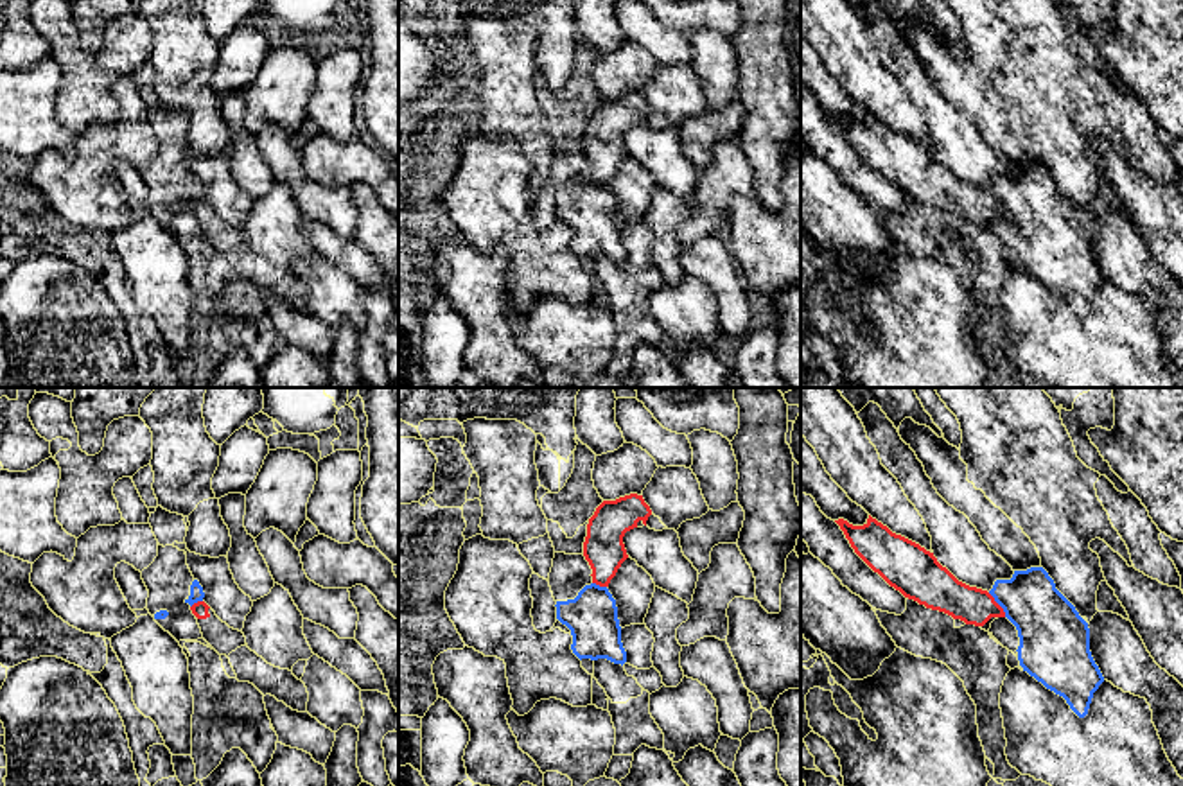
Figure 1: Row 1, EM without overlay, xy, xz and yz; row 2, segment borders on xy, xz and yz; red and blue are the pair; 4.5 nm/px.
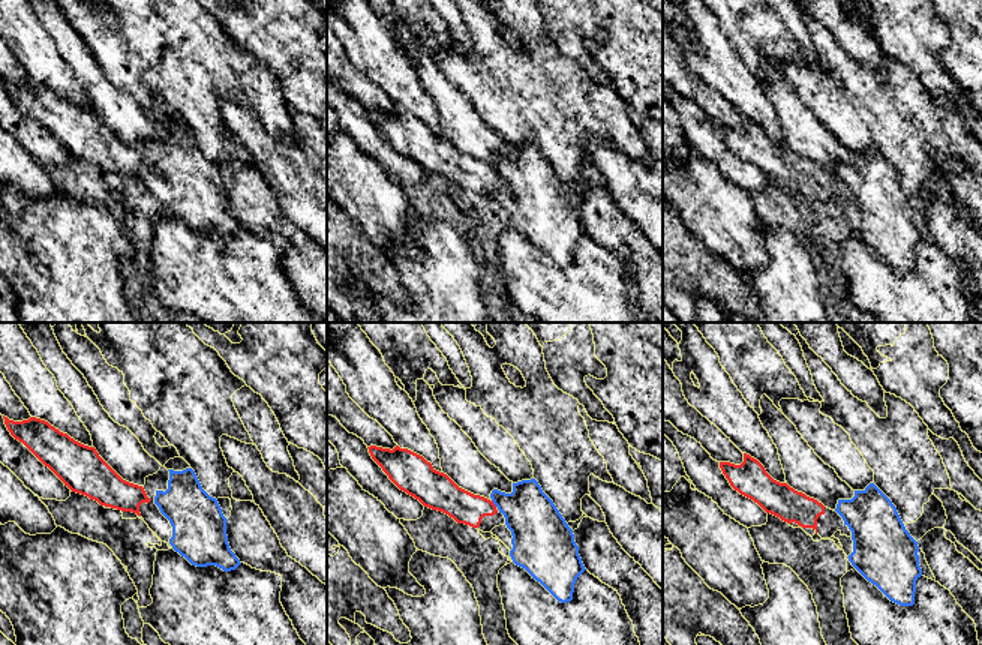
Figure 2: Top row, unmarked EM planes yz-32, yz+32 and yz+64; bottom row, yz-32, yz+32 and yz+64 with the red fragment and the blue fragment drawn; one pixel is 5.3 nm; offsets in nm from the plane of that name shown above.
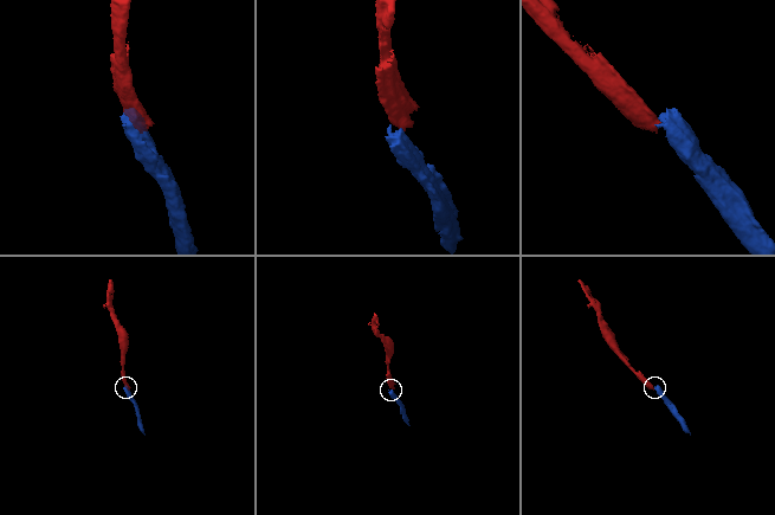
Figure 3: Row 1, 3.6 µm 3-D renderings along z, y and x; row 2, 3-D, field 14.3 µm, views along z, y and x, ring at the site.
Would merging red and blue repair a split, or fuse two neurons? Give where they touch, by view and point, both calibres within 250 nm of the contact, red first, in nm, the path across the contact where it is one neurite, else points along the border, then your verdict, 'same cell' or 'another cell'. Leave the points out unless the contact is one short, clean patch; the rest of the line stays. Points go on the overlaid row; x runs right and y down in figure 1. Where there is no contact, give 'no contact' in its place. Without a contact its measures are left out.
yz (998, 605) | 170/280 nm | along yz (988, 593), (1006, 616) | another cell

